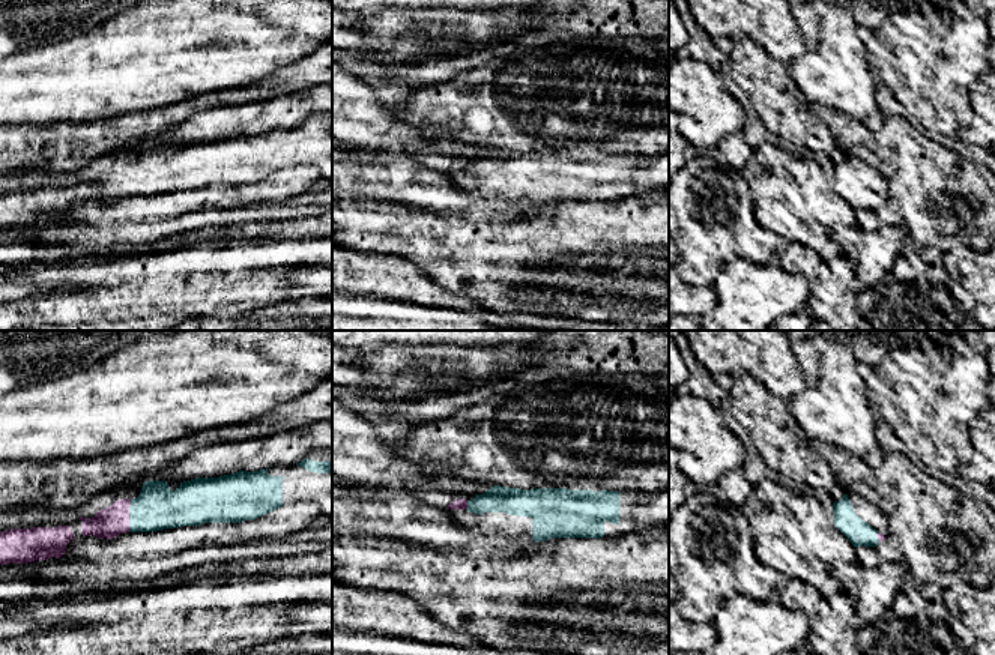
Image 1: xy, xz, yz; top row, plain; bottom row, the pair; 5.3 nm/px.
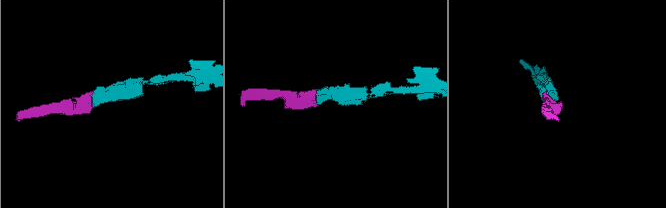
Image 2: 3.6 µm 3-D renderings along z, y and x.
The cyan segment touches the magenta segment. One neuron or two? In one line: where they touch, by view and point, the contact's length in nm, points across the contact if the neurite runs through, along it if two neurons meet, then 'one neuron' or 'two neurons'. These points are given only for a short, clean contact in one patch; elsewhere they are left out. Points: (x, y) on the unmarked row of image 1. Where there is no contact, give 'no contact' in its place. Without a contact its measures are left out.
xy (130, 179) | 180 nm | across xy (157, 172), (149, 176), (130, 179), (122, 179), (107, 187) | one neuron

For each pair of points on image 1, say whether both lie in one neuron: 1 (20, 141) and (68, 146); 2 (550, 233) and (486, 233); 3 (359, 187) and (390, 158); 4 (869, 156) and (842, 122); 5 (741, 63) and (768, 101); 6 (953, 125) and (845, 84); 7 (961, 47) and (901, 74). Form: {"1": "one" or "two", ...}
{"1": "one", "2": "one", "3": "one", "4": "one", "5": "one", "6": "two", "7": "one"}

